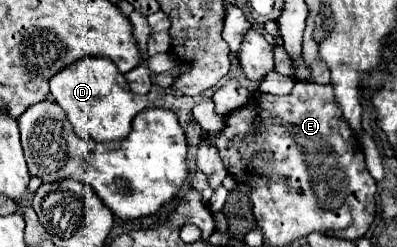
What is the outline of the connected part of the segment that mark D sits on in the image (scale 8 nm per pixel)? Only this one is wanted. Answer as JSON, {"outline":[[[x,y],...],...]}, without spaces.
{"outline":[[[84,57],[62,69],[50,79],[50,91],[56,103],[66,111],[76,135],[98,143],[122,141],[130,133],[132,119],[148,107],[148,95],[136,95],[128,89],[124,75],[104,57]]]}

